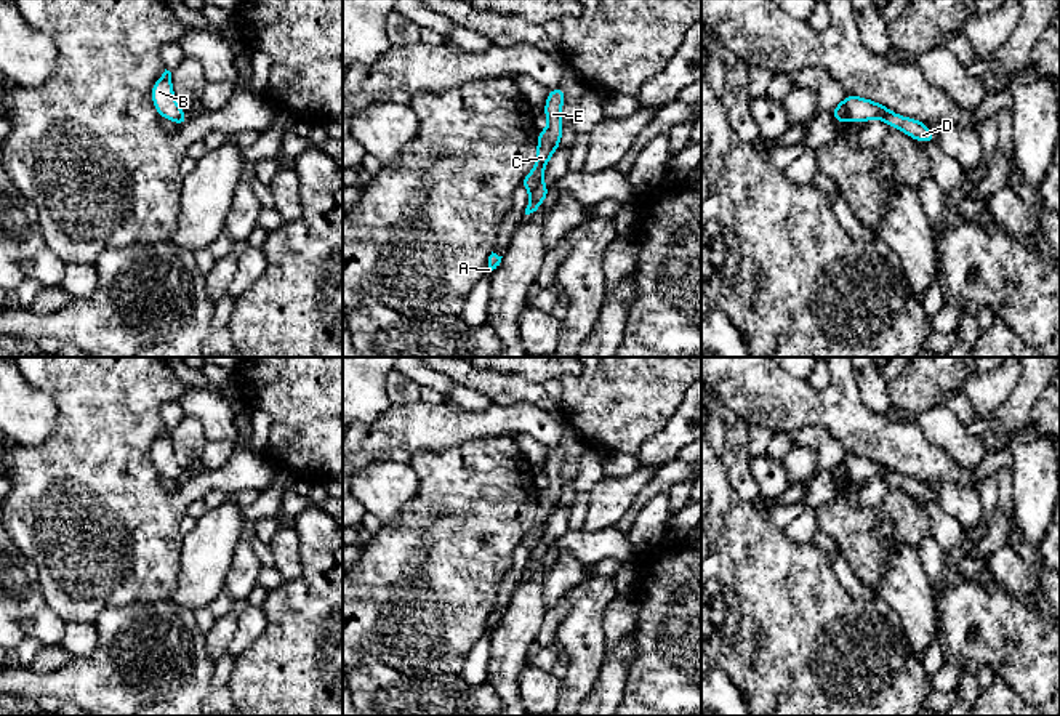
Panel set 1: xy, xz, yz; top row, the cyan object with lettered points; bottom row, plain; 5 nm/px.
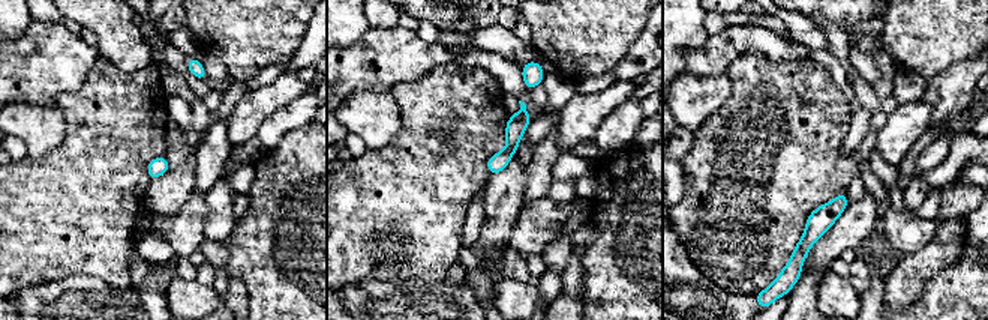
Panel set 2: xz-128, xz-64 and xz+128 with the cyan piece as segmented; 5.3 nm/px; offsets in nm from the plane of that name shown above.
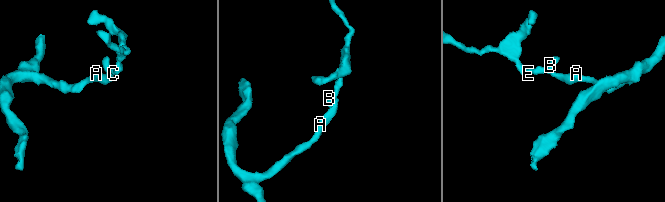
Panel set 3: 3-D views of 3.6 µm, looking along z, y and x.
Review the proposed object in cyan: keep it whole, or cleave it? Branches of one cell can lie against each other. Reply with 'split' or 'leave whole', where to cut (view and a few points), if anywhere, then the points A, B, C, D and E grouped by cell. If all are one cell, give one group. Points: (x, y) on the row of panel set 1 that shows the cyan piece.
split; cut in xz along (542, 183), (530, 193); A D / B C E

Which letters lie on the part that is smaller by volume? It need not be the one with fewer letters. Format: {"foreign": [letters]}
{"foreign": ["B", "C", "E"]}

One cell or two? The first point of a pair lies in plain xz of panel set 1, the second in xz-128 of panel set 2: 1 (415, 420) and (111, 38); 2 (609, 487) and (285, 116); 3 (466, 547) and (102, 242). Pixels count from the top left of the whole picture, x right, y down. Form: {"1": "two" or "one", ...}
{"1": "two", "2": "two", "3": "one"}

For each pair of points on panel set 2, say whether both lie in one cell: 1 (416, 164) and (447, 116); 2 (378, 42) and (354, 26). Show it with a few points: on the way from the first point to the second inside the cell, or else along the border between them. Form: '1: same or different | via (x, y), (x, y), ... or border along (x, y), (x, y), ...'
1: same | via (428, 152), (447, 132), (447, 128)
2: different | border along (369, 26), (356, 41), (342, 47)

